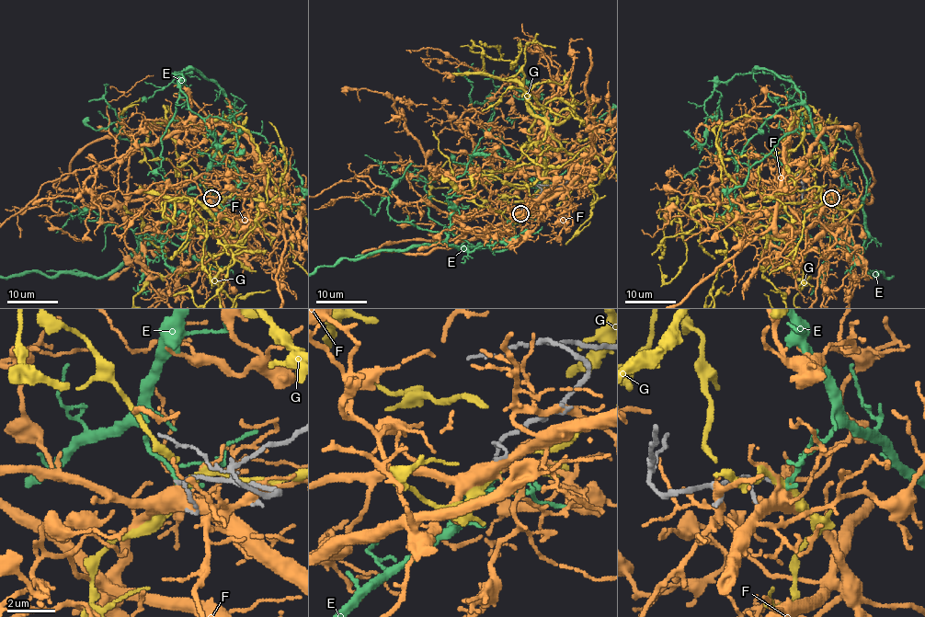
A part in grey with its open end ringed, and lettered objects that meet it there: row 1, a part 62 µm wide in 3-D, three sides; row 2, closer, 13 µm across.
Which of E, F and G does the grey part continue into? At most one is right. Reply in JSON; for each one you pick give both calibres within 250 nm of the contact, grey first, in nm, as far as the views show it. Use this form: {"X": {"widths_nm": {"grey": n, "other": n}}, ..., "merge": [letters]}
{"E": {"widths_nm": {"grey": 160, "other": 130}}, "merge": ["E"]}

